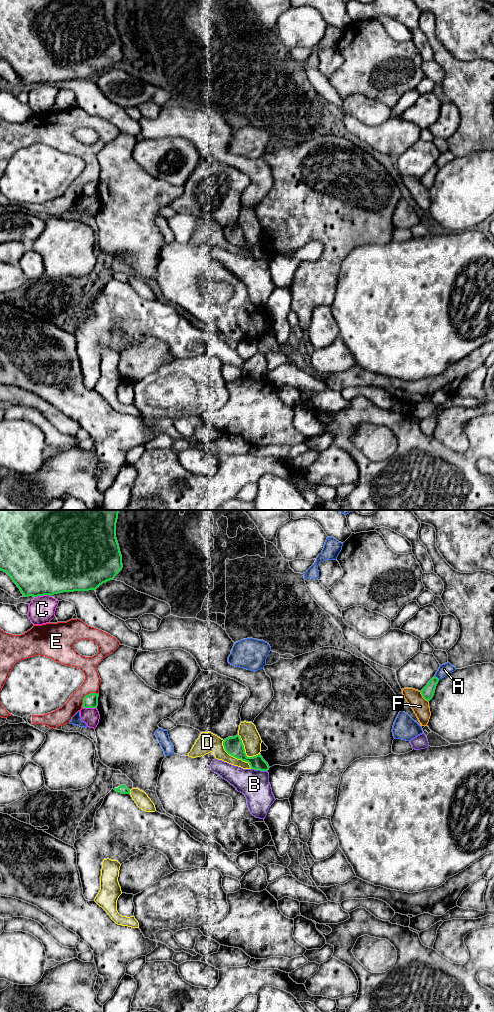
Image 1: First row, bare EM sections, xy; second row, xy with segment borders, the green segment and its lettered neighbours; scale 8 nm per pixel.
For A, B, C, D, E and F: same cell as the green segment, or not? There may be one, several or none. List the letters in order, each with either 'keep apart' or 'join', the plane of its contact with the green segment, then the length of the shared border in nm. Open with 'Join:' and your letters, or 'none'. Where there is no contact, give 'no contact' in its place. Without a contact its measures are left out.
Join: none
A: keep apart | xy | 50 nm
B: keep apart | xy | 140 nm
C: keep apart | xy | 140 nm
D: keep apart | xy | 320 nm
E: keep apart | xy | 170 nm
F: keep apart | xy | 120 nm

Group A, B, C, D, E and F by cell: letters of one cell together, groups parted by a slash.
A / B / C / D / E / F

